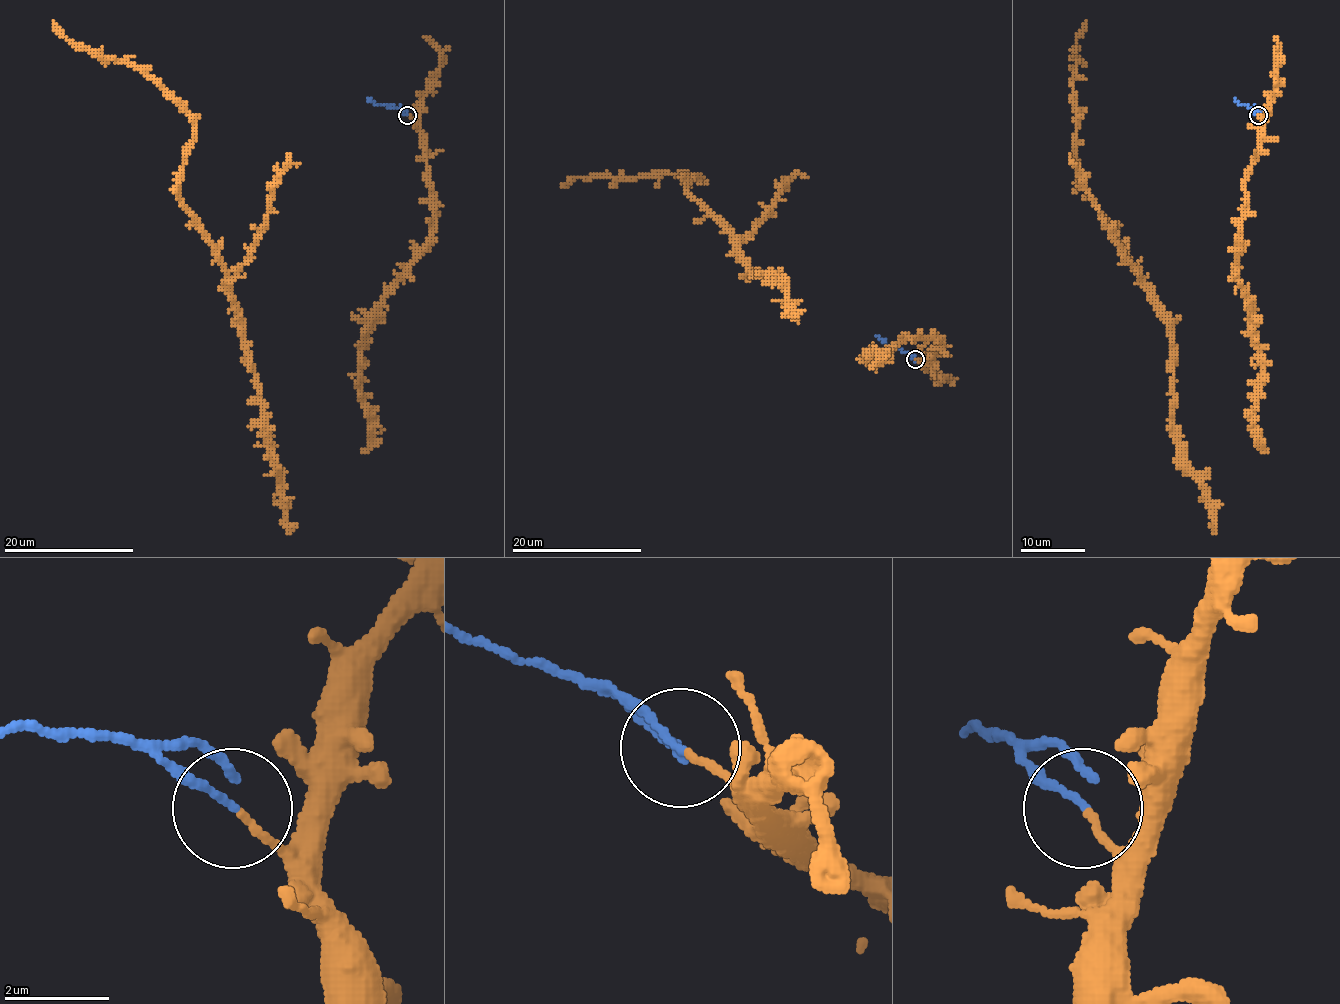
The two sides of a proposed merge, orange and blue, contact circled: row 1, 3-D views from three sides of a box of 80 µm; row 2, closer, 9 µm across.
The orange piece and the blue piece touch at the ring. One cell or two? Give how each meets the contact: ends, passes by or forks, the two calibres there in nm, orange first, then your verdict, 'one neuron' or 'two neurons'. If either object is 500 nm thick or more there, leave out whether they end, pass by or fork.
orange ends; blue ends; calibres 140 and 130 nm; two neurons

